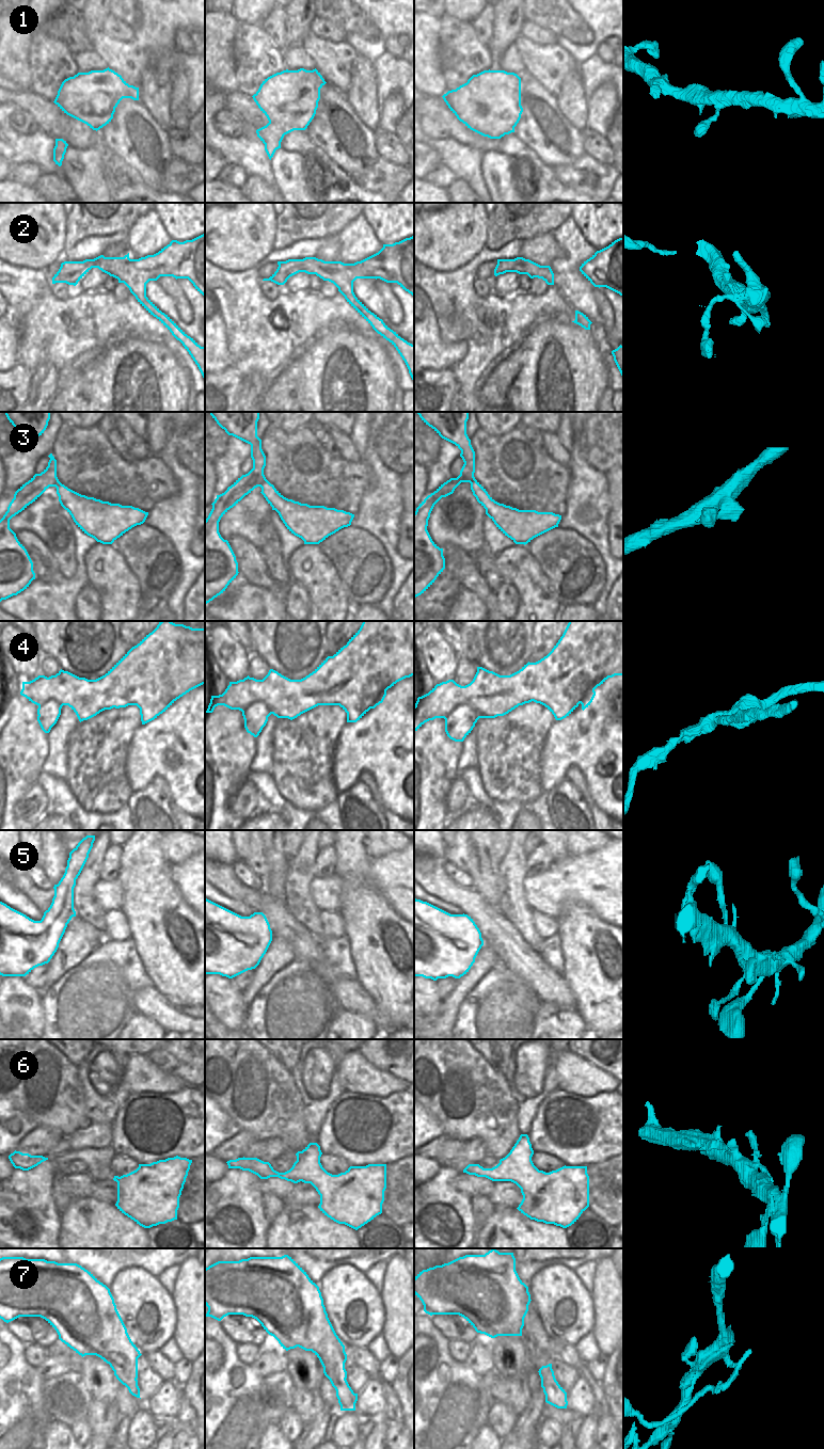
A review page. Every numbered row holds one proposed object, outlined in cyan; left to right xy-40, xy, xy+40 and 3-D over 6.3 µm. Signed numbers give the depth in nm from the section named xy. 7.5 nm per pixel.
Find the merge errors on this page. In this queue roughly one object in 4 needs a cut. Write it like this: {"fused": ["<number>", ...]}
{"fused": ["4", "7"]}

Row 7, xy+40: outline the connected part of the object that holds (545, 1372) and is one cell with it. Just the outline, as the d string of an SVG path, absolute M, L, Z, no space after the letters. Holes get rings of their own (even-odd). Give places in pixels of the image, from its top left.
M549 1364L546 1366L542 1366L538 1372L541 1378L541 1387L543 1389L548 1386L549 1380L552 1382L555 1380L554 1371L552 1369L552 1364Z

